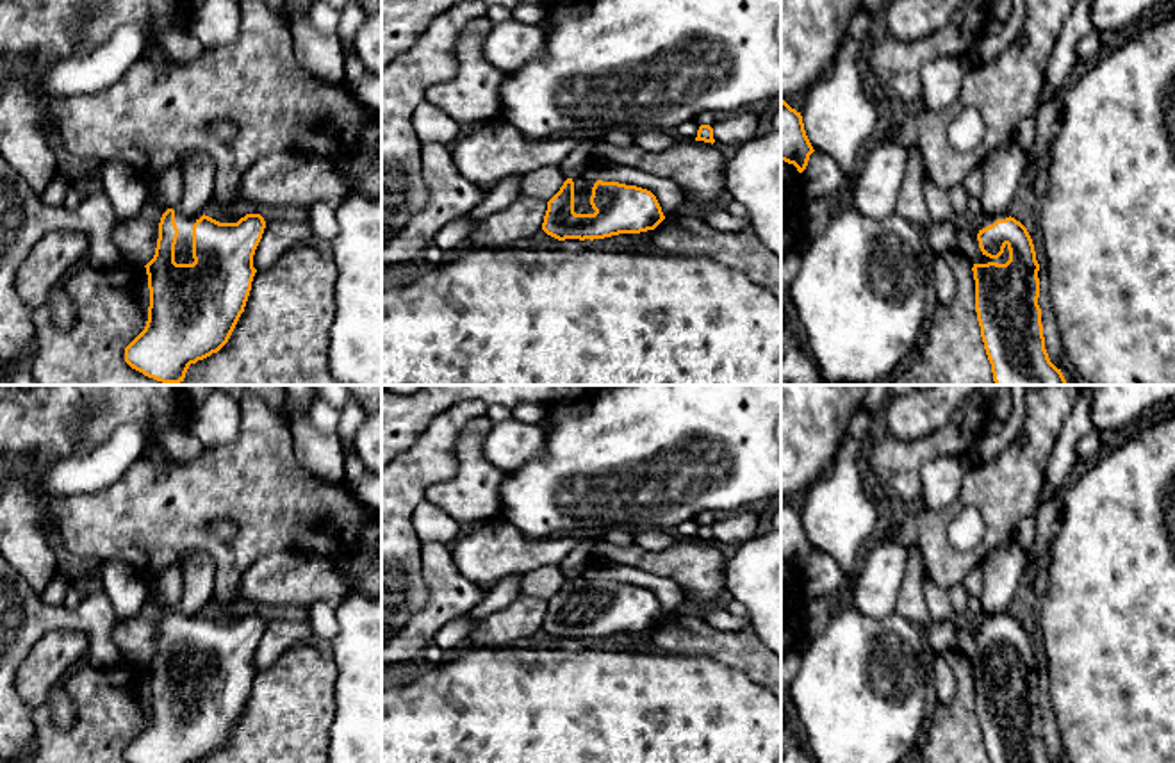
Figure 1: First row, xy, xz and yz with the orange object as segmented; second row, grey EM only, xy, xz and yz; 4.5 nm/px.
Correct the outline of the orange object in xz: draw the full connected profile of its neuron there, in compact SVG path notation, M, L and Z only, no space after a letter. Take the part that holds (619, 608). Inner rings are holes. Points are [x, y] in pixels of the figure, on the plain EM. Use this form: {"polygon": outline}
{"polygon": "M579 574L547 601L542 629L558 640L594 640L654 629L663 619L651 590Z"}

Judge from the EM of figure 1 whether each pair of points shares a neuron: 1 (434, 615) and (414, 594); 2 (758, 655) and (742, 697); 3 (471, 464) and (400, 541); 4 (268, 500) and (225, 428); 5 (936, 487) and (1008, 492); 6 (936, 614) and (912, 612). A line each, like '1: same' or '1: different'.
1: different
2: different
3: different
4: different
5: different
6: different

